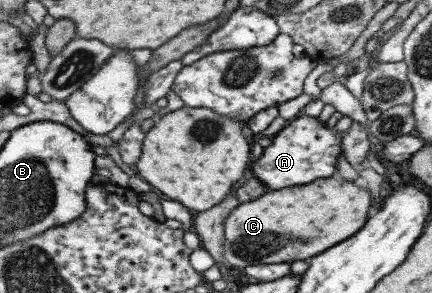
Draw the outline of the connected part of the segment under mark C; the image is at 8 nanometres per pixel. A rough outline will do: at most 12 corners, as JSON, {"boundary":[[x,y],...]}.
{"boundary":[[368,189],[268,191],[228,213],[224,263],[307,260],[356,234]]}

